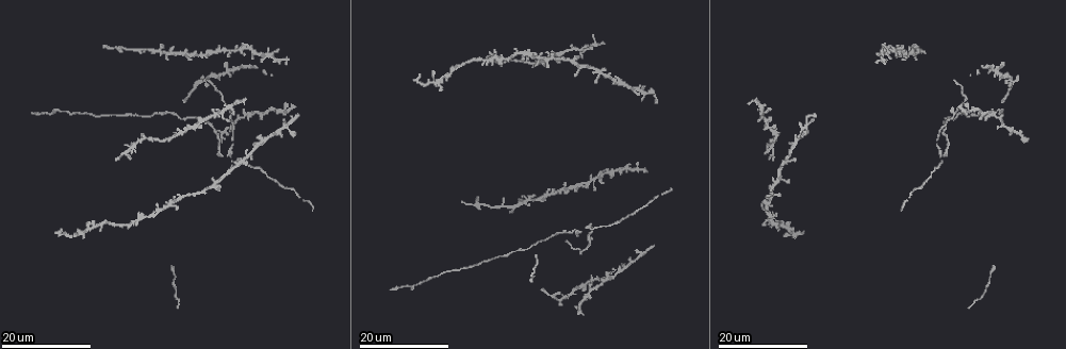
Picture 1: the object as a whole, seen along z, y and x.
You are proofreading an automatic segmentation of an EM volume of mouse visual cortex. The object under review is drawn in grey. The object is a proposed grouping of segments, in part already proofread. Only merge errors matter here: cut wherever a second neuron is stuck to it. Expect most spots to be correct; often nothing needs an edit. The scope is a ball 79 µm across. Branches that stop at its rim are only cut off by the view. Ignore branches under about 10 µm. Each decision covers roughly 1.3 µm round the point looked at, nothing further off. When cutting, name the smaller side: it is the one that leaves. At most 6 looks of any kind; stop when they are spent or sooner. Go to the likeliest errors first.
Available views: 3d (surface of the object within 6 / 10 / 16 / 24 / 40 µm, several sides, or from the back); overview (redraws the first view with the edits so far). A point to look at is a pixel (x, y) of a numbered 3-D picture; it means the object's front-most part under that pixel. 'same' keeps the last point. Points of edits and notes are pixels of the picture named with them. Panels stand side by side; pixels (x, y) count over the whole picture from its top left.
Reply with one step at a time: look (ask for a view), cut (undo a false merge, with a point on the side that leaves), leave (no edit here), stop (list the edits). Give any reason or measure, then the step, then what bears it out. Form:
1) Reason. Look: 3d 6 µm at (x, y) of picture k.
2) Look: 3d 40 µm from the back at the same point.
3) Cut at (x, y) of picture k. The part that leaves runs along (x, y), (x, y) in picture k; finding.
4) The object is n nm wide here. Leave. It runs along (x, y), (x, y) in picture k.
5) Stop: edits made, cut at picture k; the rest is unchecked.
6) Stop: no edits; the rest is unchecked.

Four or more arms meet. Look: 3d 16 µm at (248, 157) of picture 1.

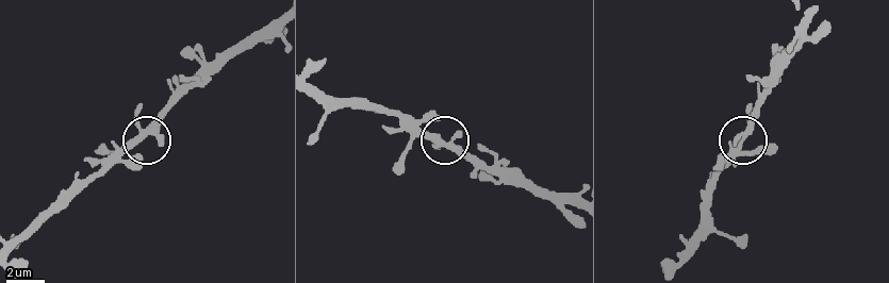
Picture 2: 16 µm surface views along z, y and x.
Look: 3d 10 µm at (140, 131) of picture 2.

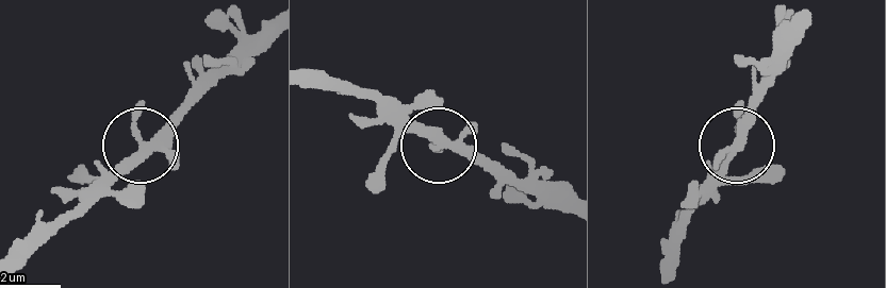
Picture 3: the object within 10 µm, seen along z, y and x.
The side arm is 45 µm long; 5 arms meet here. Leave. Continuous, no second neuron.

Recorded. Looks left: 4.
Look: 3d 16 µm at (276, 134) of picture 1.

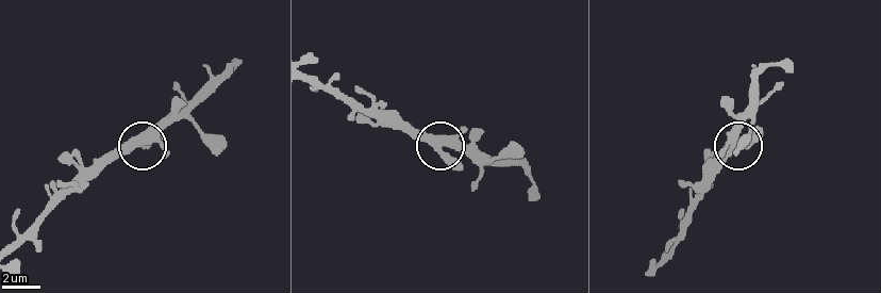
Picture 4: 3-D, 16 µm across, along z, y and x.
Look: 3d 10 µm at (446, 156) of picture 4.

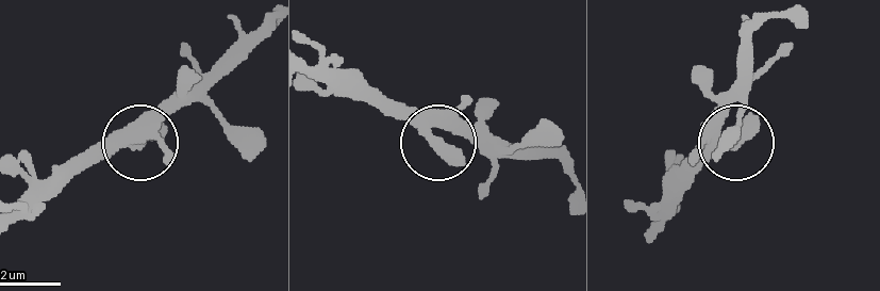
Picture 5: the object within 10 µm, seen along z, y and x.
The side arm is 67 µm long. Leave. All the same neuron.

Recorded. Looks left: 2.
Two arms at a narrow angle. Look: 3d 24 µm at (220, 111) of picture 1.

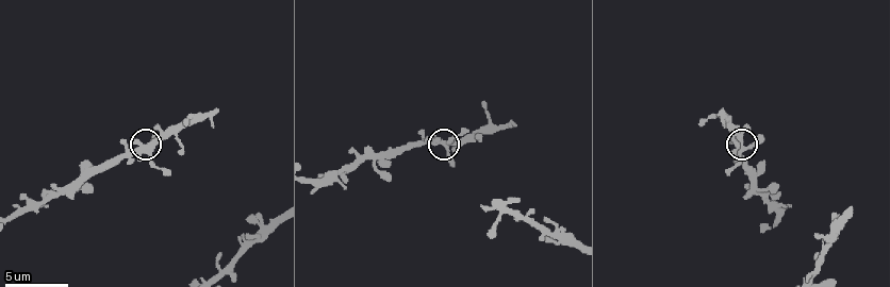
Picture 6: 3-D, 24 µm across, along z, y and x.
Look: 3d 10 µm at (742, 147) of picture 6.

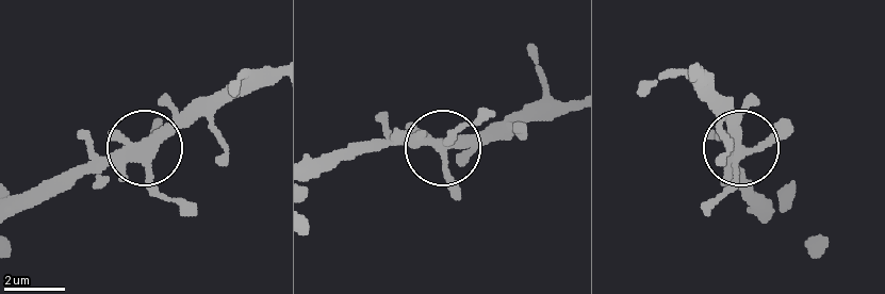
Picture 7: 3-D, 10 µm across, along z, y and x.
Leave. One neuron here.

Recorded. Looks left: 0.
Stop: no edits; the rest is unchecked.

